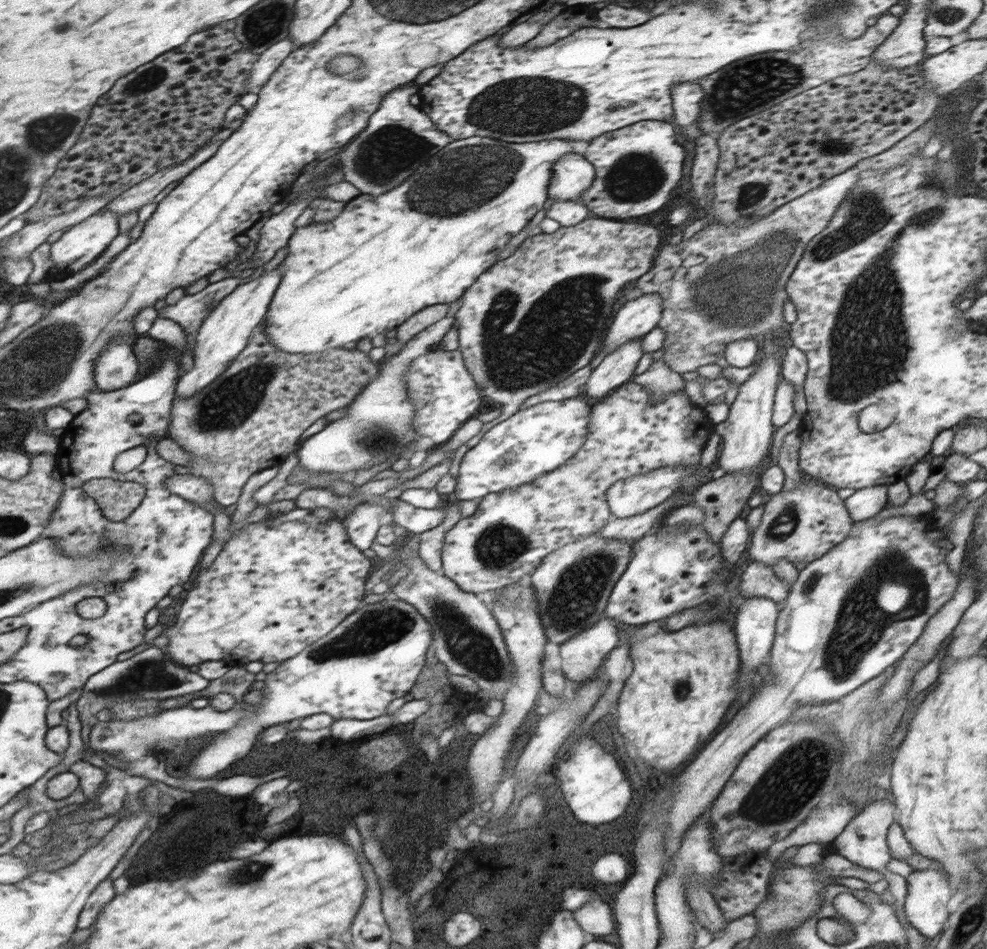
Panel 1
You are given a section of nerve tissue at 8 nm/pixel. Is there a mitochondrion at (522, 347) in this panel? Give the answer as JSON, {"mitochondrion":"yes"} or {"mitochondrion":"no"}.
{"mitochondrion":"yes"}

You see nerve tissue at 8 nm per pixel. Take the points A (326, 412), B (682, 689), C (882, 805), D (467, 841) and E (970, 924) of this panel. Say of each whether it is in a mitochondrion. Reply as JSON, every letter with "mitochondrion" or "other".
{"A":"other","B":"mitochondrion","C":"other","D":"mitochondrion","E":"mitochondrion"}

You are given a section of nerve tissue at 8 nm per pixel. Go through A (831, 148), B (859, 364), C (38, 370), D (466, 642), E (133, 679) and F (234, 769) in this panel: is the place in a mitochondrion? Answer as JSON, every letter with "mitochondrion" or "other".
{"A":"mitochondrion","B":"mitochondrion","C":"mitochondrion","D":"mitochondrion","E":"mitochondrion","F":"other"}

